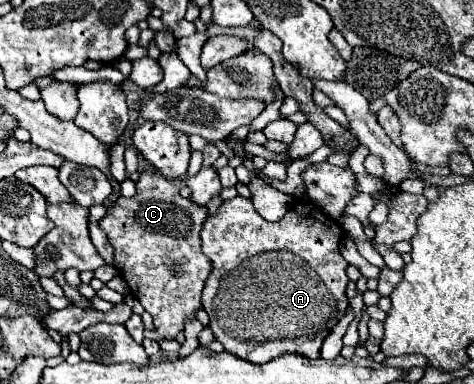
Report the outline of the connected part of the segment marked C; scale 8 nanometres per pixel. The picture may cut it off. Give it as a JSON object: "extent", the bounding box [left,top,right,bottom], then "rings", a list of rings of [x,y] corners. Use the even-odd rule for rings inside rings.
{"extent":[99,174,211,340],"rings":[[[141,174],[141,180],[137,182],[137,192],[135,192],[135,196],[131,196],[131,198],[119,196],[119,200],[117,200],[117,202],[107,210],[107,214],[99,220],[99,228],[107,234],[111,246],[115,248],[115,266],[117,266],[119,274],[125,278],[125,282],[127,282],[127,286],[129,286],[129,292],[131,292],[131,294],[143,304],[143,308],[153,316],[155,328],[153,328],[153,332],[147,332],[147,338],[151,338],[151,340],[175,340],[177,334],[181,334],[181,332],[185,330],[187,320],[193,320],[193,318],[195,318],[195,312],[201,308],[201,290],[203,290],[205,280],[207,280],[207,276],[209,276],[209,272],[211,272],[211,262],[207,260],[207,256],[203,256],[201,244],[199,244],[199,232],[201,232],[201,228],[203,228],[205,216],[207,216],[207,208],[199,208],[199,206],[191,204],[191,200],[181,198],[181,196],[179,196],[179,188],[177,188],[175,184],[171,184],[171,180],[165,180],[165,178],[159,176],[159,174]]]}

